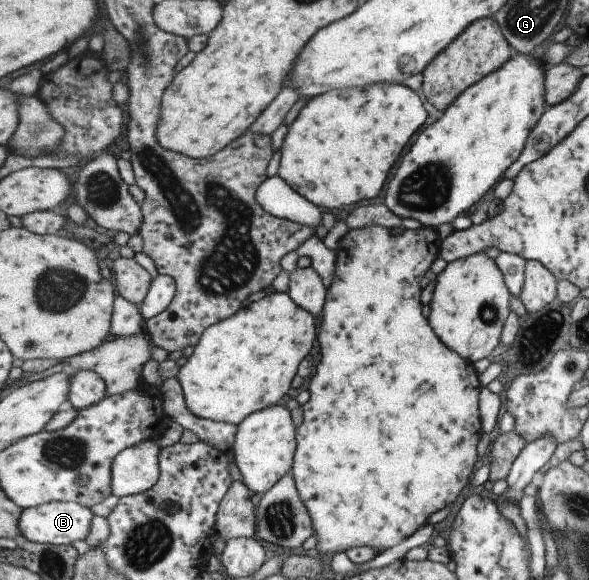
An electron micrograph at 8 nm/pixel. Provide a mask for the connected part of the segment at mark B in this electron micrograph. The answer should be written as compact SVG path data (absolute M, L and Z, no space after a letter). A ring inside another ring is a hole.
M50 502L35 508L25 508L20 518L21 539L37 544L71 545L85 540L91 529L93 511L76 502Z

